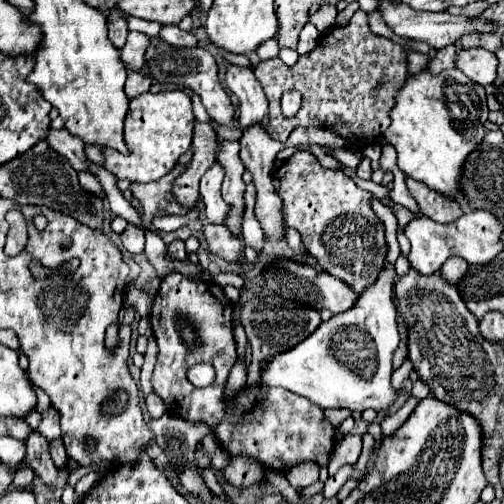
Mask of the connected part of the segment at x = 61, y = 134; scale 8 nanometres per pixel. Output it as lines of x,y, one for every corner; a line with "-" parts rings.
48,129
46,143
60,155
66,155
66,159
72,163
76,171
86,171
86,155
84,155
84,143
76,139
74,135
68,135
66,129

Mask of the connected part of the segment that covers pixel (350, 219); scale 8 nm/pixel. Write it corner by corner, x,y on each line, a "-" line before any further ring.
296,151
276,173
274,173
274,189
282,199
282,215
284,221
294,227
302,235
304,247
318,259
320,267
334,275
336,279
344,281
352,287
352,291
360,293
366,285
370,285
378,271
384,265
386,259
386,239
384,239
384,225
374,215
370,207
372,193
360,189
350,177
346,177
342,171
330,171
324,169
318,159
310,151

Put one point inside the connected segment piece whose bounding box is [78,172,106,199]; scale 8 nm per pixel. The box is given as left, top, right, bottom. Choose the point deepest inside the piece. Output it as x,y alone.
88,182

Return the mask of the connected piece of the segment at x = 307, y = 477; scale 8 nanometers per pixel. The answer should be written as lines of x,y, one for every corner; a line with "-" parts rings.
308,461
308,463
300,463
296,467
292,467
288,473
286,473
286,479
290,481
290,485
294,489
302,489
302,487
308,487
312,483
318,481
318,465

